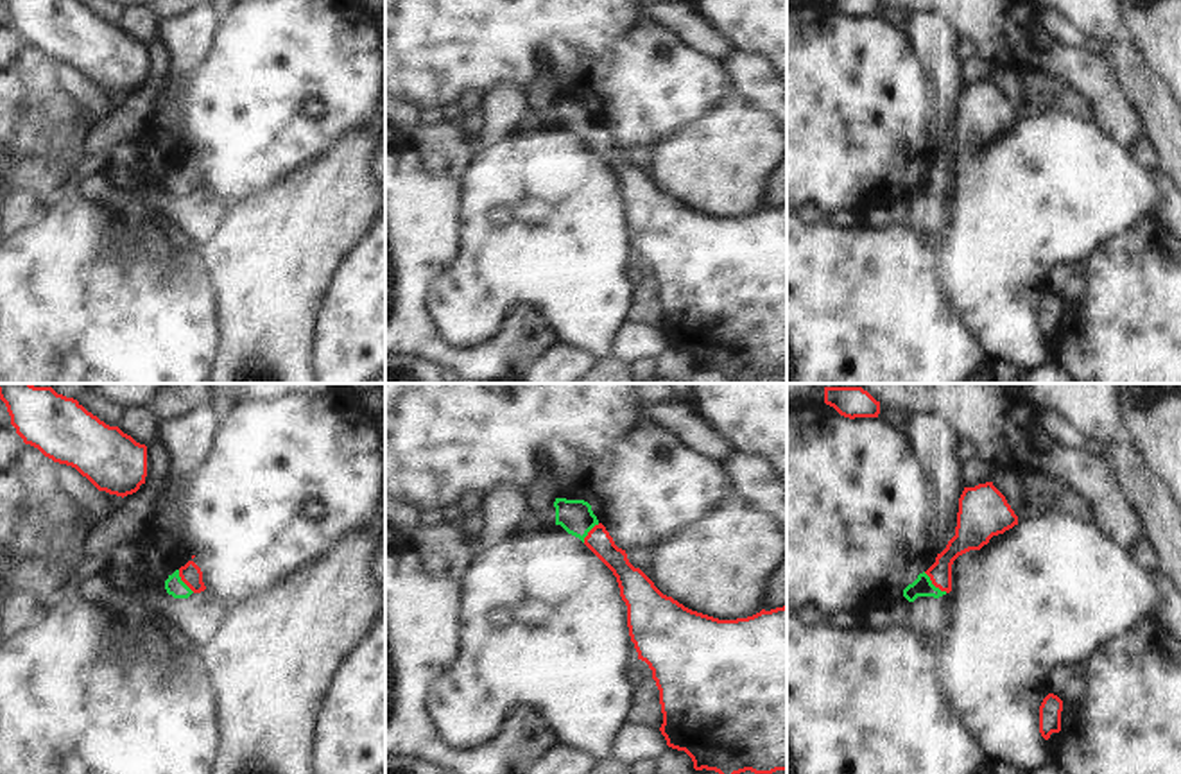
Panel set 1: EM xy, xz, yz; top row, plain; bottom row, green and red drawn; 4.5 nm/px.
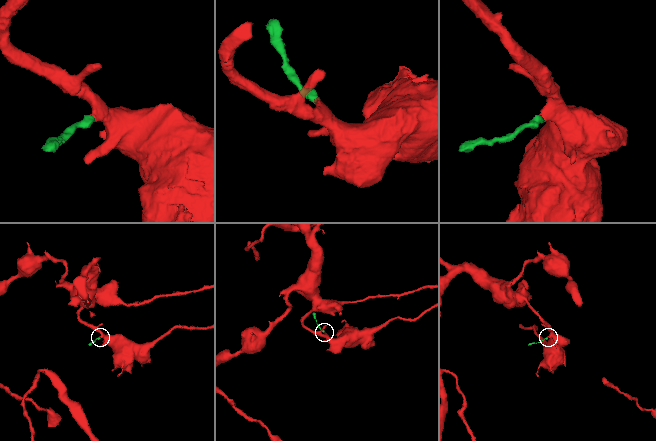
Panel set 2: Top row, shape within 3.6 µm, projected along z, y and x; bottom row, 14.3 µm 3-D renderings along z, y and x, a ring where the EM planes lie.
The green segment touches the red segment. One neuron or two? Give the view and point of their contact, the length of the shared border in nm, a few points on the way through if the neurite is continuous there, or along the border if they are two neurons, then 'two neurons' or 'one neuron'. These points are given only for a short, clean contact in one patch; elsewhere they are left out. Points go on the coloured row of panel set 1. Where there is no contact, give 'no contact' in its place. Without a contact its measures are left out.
yz (932, 584) | 140 nm | across yz (922, 586), (932, 584), (943, 561), (965, 540) | one neuron

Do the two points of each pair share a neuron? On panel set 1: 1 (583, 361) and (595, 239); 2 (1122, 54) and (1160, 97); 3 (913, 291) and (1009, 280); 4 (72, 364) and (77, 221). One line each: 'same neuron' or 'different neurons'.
1: different neurons
2: same neuron
3: different neurons
4: same neuron

